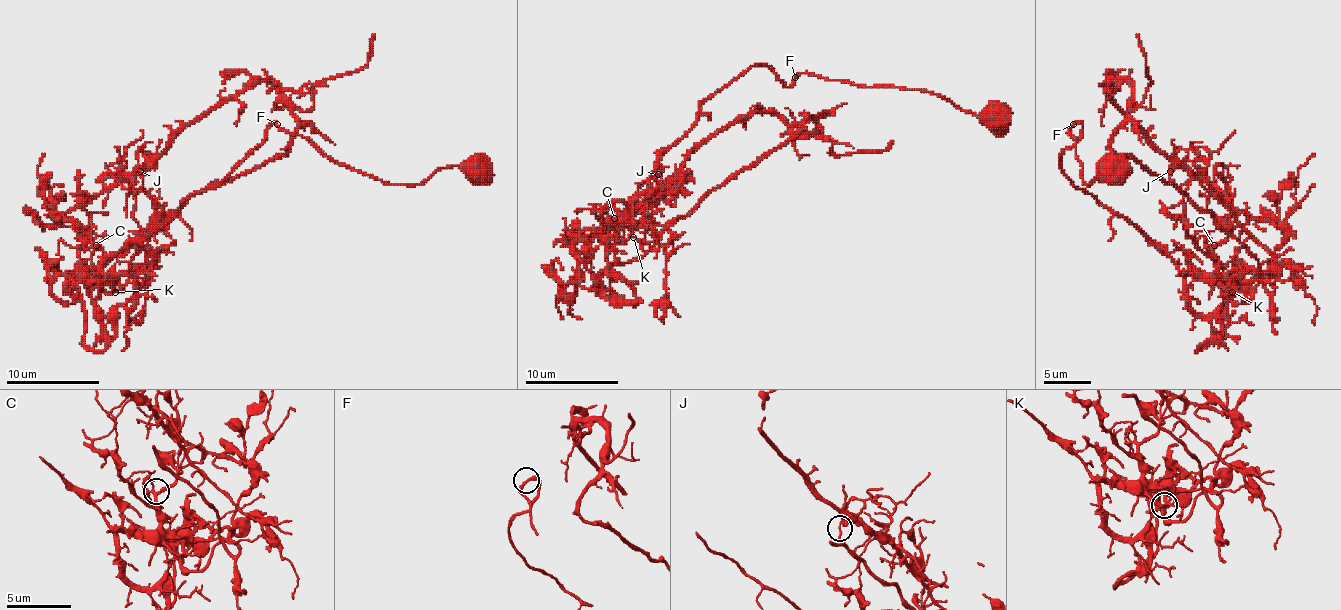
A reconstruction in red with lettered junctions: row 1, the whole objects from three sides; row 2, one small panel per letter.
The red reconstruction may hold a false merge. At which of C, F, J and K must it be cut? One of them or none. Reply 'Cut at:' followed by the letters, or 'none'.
Cut at: J

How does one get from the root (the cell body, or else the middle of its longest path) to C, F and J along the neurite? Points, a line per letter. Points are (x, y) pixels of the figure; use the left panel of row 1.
C: (480, 170), (384, 184), (274, 123), (140, 245), (131, 271), (108, 275), (96, 245)
F: (480, 170), (478, 163), (454, 165), (419, 184), (384, 184), (330, 161), (304, 137), (276, 123)
J: (480, 170), (384, 184), (274, 123), (140, 245), (131, 271), (108, 275), (103, 264), (161, 217), (140, 170)

